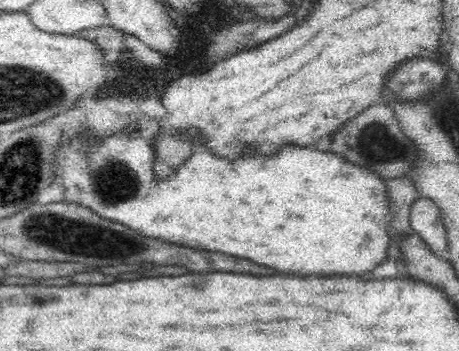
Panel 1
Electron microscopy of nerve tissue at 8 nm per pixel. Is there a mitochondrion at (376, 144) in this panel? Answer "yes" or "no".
yes

